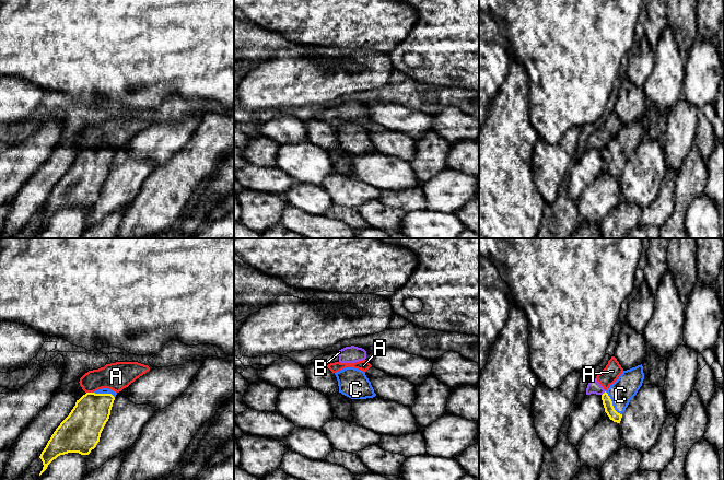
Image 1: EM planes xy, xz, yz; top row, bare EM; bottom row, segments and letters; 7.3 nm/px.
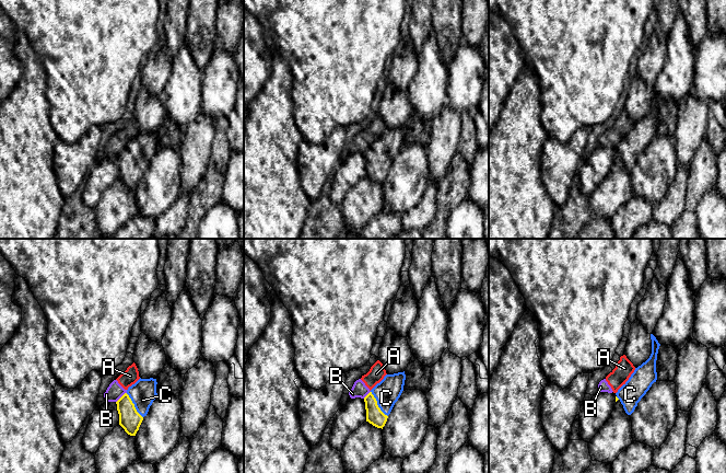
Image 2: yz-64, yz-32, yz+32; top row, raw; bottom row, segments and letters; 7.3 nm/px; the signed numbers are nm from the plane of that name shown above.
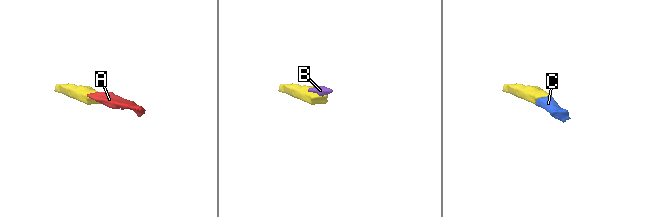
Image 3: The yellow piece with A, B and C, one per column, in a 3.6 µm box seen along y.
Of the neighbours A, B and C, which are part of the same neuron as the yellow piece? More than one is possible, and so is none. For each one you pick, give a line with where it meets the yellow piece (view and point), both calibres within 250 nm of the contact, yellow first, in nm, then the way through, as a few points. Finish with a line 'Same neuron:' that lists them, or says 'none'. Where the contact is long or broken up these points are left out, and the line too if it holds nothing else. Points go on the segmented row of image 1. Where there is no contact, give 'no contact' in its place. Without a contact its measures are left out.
C: contact yz (611, 404); calibres 70 and 180 nm; way yz (607, 402), (611, 404), (625, 388)
Same neuron: C

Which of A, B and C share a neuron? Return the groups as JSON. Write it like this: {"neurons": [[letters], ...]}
{"neurons": [["A", "B"], ["C"]]}

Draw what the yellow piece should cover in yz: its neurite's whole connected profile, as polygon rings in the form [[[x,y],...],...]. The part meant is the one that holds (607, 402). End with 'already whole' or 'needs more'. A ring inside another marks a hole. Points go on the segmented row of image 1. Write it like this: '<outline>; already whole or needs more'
[[[643,366],[623,371],[618,379],[602,395],[605,412],[614,422],[620,423],[622,413],[637,395],[644,379]]]; needs more

